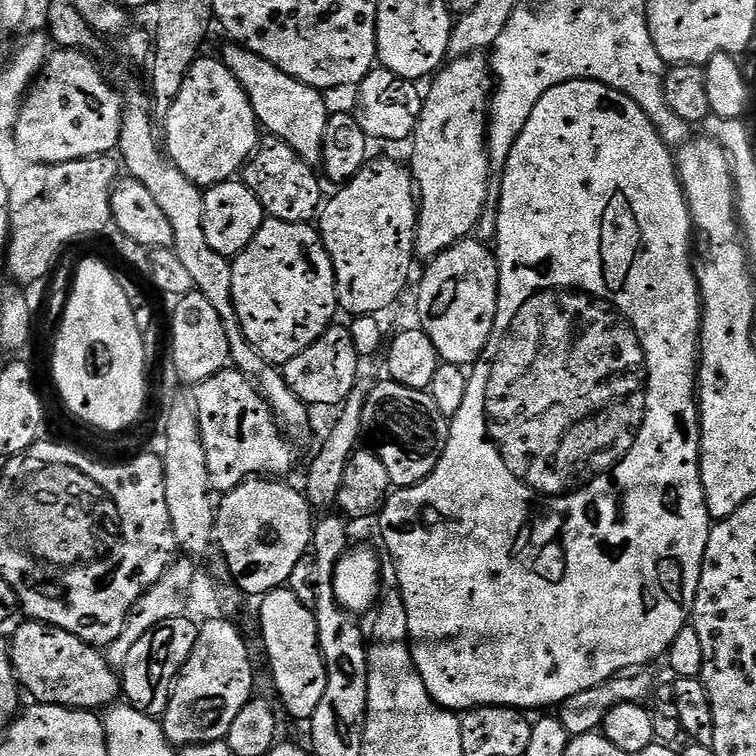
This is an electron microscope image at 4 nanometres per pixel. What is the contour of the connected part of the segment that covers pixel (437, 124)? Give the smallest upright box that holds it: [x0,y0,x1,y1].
[410,54,494,262]

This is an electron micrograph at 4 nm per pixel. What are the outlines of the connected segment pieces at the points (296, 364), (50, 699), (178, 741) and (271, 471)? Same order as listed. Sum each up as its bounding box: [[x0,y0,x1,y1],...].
[[282,322,362,408],[10,619,122,710],[162,619,254,745],[194,370,296,494]]

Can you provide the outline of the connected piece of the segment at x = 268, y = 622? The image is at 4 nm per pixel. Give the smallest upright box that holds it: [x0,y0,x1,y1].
[259,587,326,721]

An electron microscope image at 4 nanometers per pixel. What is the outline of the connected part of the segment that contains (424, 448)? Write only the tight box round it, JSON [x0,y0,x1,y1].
[363,380,449,488]

